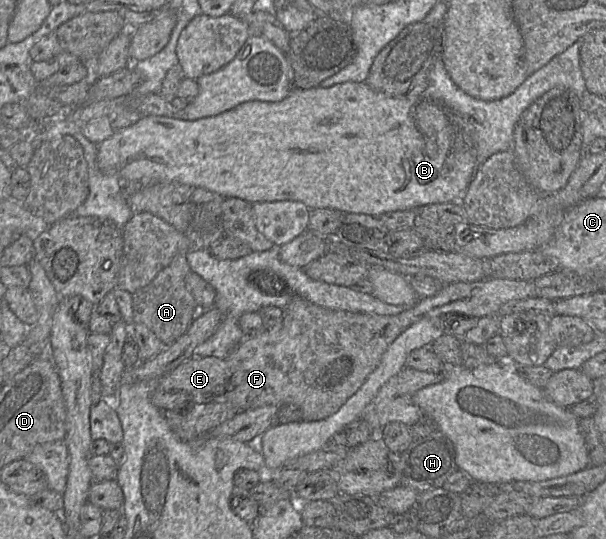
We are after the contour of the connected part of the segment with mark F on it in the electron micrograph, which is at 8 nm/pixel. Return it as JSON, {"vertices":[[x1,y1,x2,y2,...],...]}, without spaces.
{"vertices":[[486,278,484,280,475,282,457,282,445,284,444,287,434,296,427,298,420,298,418,302,411,308,407,308,405,311,393,315,384,316,367,313,355,313,341,310,331,310,321,306,318,306,298,295,291,295,290,302,282,309,283,321,281,327,275,327,273,329,264,330,256,336,246,337,244,341,226,358,228,364,230,364,230,378,226,391,220,396,216,397,211,402,220,402,230,404,233,407,241,411,254,409,266,405,277,405,293,403,300,407,302,410,302,420,304,421,318,421,329,417,334,414,351,396,353,396,358,389,363,385,367,377,376,369,379,365,383,354,390,346,390,344,409,326,424,319,440,319,445,314,458,314,473,318,482,318,487,316,496,316,499,309,506,303,514,300,522,300,527,298,536,297,536,287,533,281,522,280,509,280,509,279,496,279]]}

